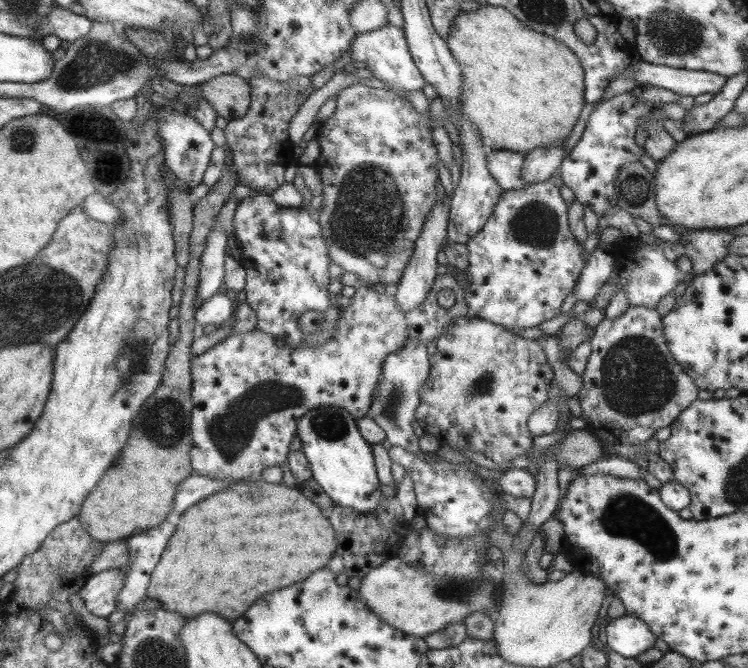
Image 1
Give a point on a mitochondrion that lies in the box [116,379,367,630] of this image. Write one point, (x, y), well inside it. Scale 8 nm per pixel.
(163, 420)

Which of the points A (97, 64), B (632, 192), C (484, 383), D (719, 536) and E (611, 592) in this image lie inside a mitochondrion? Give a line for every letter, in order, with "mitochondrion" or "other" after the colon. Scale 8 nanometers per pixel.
A: mitochondrion
B: mitochondrion
C: mitochondrion
D: other
E: other

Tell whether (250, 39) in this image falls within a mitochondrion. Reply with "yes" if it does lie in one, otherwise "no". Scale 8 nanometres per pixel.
no

